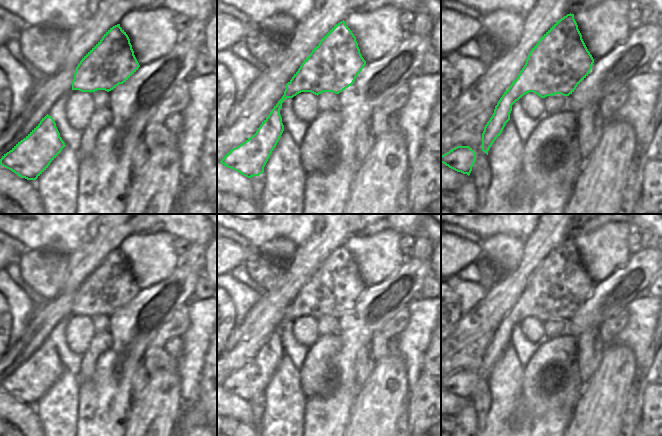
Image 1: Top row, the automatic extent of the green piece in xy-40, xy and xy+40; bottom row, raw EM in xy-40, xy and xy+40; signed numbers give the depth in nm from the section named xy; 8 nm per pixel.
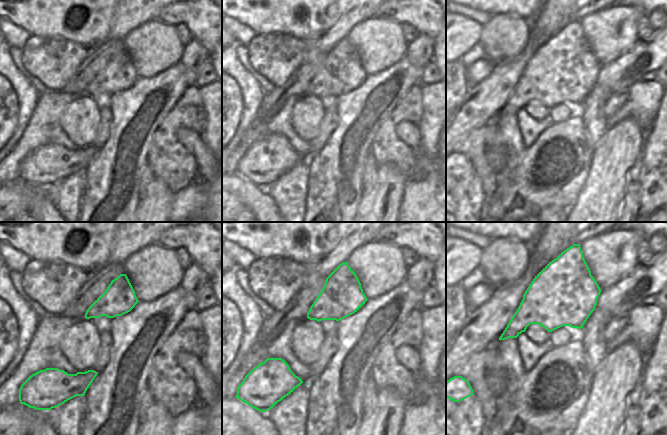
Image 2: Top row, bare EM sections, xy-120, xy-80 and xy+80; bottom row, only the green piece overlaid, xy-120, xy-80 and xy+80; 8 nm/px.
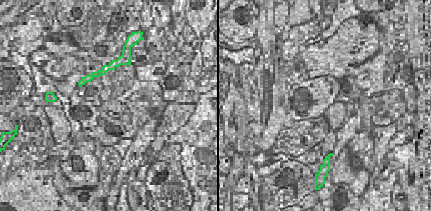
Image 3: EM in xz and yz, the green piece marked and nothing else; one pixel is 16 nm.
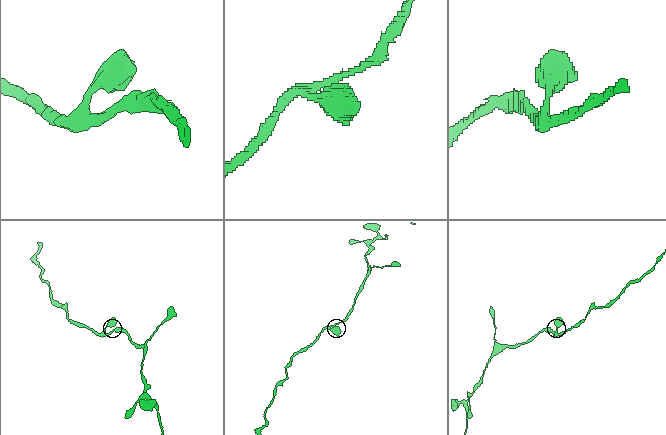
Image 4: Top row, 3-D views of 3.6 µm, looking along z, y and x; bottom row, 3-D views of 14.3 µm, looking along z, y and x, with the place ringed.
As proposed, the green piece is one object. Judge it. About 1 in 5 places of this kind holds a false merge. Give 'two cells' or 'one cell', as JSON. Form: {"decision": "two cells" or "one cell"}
{"decision": "one cell"}

